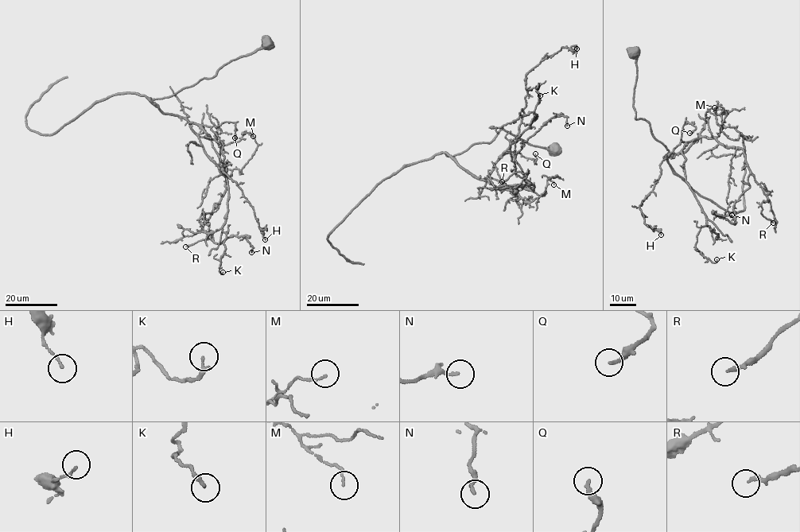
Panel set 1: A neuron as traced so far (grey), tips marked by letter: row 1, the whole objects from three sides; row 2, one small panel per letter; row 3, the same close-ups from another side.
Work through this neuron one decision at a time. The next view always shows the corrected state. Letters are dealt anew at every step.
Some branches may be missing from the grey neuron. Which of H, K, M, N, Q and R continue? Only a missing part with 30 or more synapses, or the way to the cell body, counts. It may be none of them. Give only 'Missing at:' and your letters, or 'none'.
Missing at: none

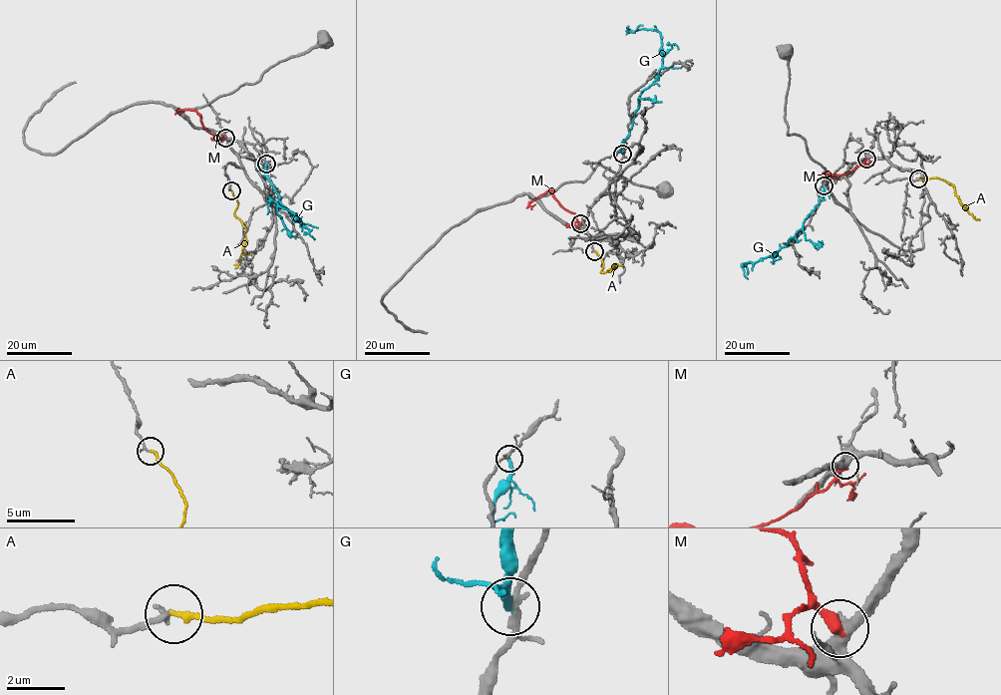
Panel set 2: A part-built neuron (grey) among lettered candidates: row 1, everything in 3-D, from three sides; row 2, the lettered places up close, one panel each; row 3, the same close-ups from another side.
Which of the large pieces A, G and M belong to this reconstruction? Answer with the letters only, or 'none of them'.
A

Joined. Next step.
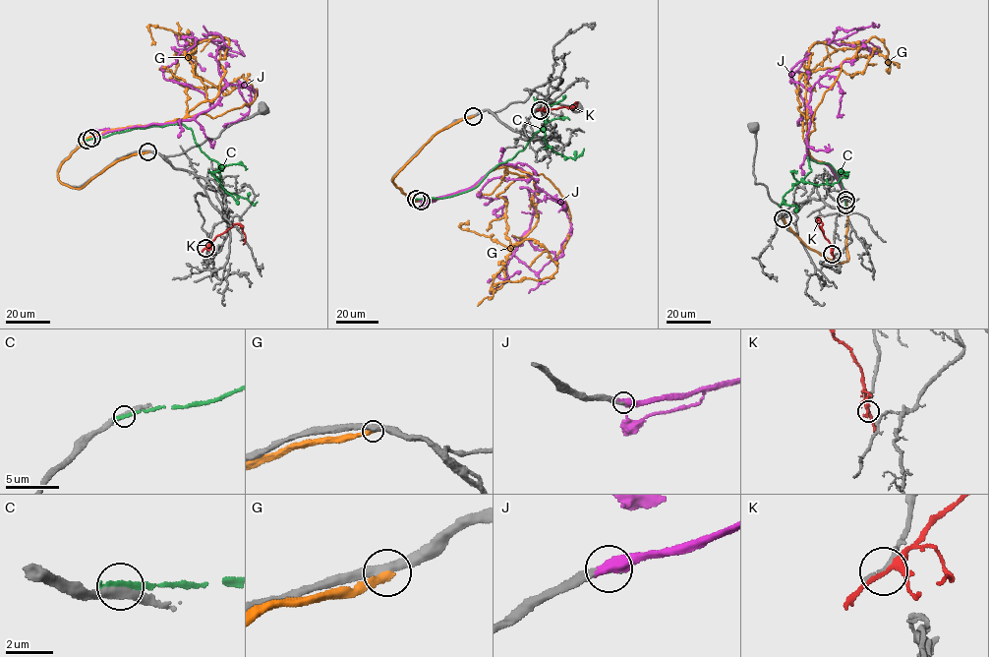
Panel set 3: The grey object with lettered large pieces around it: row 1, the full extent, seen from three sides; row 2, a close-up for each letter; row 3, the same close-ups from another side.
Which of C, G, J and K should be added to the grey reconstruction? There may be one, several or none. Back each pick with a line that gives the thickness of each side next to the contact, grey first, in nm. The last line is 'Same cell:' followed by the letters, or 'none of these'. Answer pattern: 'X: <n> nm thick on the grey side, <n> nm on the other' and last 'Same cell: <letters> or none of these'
J: 280 nm thick on the grey side, 600 nm on the other
Same cell: J

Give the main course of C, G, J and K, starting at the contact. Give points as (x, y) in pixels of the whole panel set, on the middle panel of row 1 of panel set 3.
C: (416, 199), (472, 190), (544, 127), (546, 145), (553, 151), (574, 158), (584, 149)
G: (473, 115), (435, 135), (392, 181), (415, 201), (467, 190), (497, 167), (534, 179), (536, 224), (478, 306)
J: (420, 201), (513, 164), (540, 190), (527, 188), (533, 214), (513, 254), (539, 272), (554, 254), (529, 238)
K: (540, 110), (576, 106), (575, 102)

